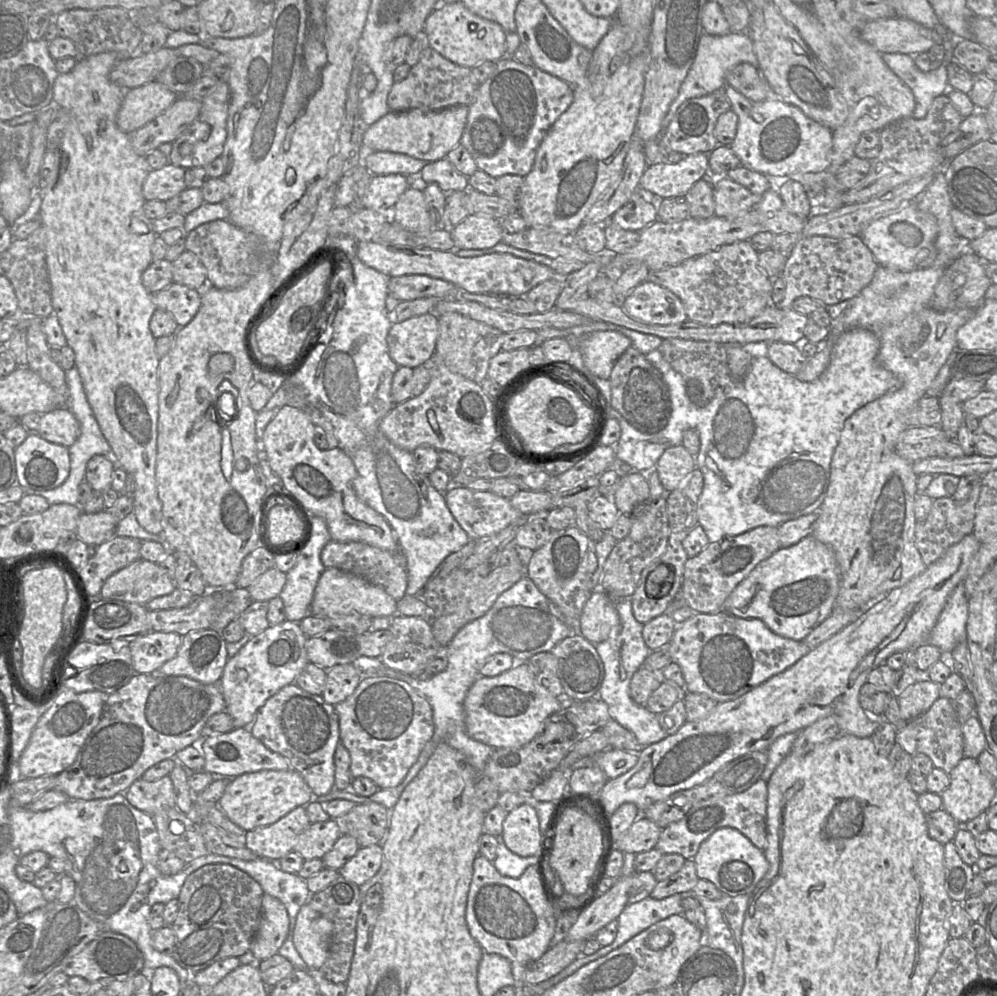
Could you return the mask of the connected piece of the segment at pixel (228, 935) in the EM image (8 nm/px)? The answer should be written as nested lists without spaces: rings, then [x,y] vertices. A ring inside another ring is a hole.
[[[213,863],[198,868],[186,878],[178,896],[179,908],[171,924],[176,942],[170,956],[192,976],[216,961],[243,955],[250,950],[262,920],[263,894],[256,880],[232,865]]]

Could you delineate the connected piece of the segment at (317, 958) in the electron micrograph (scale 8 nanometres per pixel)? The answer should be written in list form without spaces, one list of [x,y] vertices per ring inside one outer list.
[[[308,903],[301,906],[293,930],[293,943],[309,969],[320,969],[331,945],[333,923]]]

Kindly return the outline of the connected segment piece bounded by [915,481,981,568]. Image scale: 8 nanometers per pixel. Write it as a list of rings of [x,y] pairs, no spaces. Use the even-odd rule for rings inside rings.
[[[981,481],[974,485],[964,503],[957,503],[951,497],[935,499],[927,517],[922,521],[916,521],[915,544],[926,568],[939,560],[948,548],[960,542],[966,535],[973,533],[980,490]]]

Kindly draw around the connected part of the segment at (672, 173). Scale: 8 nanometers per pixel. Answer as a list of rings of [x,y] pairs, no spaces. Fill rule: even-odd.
[[[691,154],[677,164],[663,162],[647,166],[639,190],[656,199],[683,197],[696,182],[708,175],[708,154]]]

